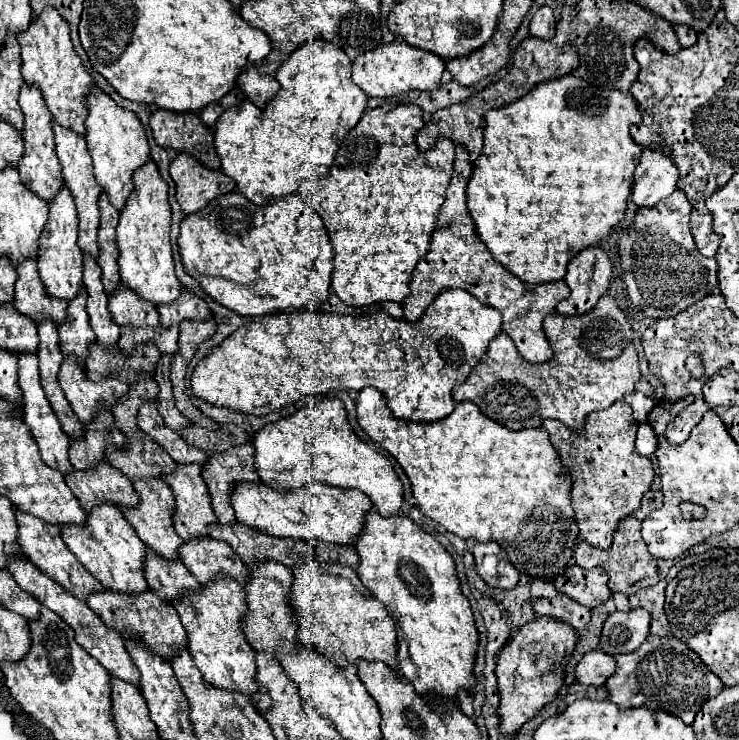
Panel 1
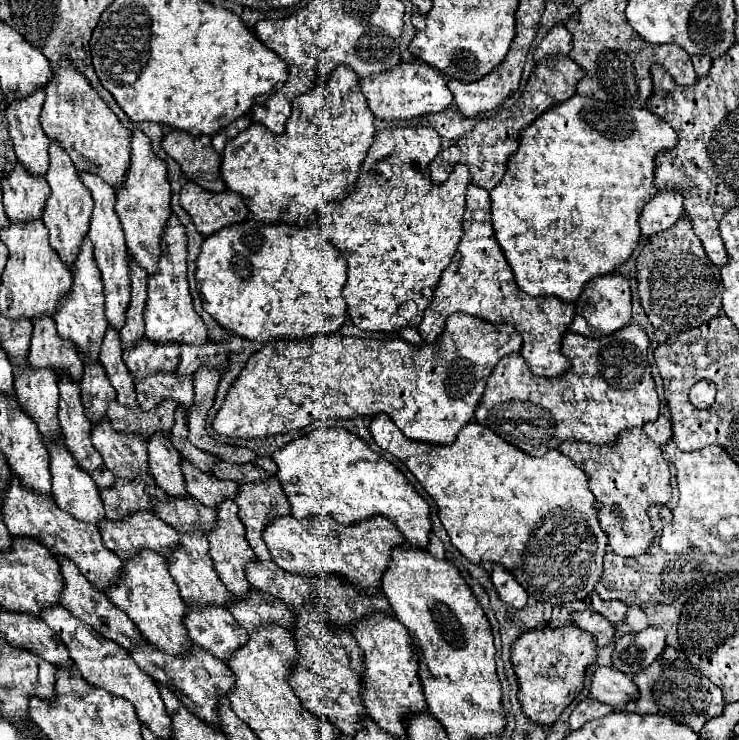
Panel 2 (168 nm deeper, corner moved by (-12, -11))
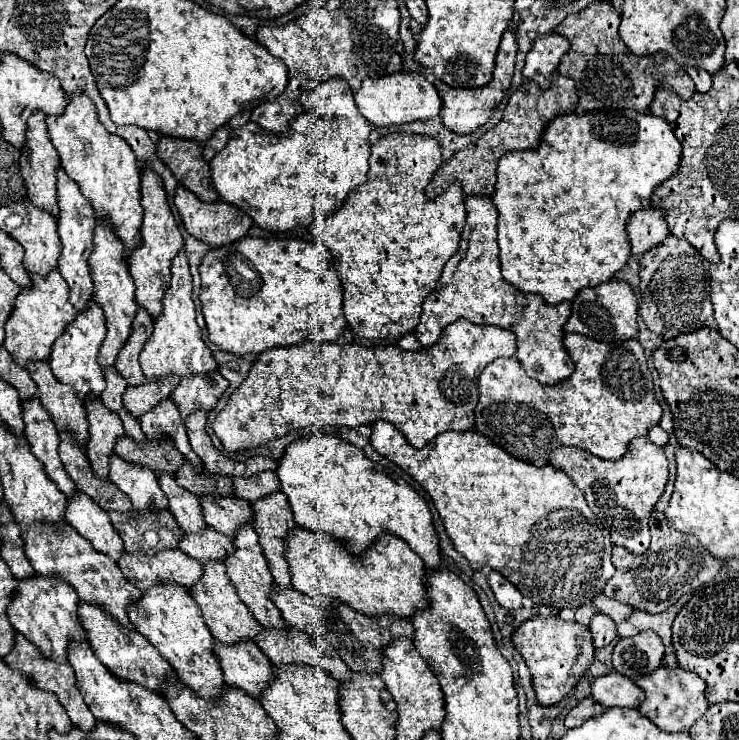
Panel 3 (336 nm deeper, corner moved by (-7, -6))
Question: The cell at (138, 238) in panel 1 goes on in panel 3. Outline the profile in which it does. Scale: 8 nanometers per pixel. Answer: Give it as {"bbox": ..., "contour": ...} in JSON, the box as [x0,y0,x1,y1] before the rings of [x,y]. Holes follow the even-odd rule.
{"bbox":[139,250,217,382],"contour":[[[183,250],[173,260],[171,272],[173,272],[173,280],[171,280],[171,288],[165,292],[165,298],[163,298],[163,314],[155,320],[155,330],[151,338],[147,340],[141,352],[141,358],[139,358],[141,370],[151,382],[157,382],[163,376],[187,378],[195,374],[203,376],[203,374],[217,370],[217,362],[211,356],[211,350],[203,344],[201,328],[195,322],[195,304],[191,300],[193,282],[191,282],[189,264],[187,264]]]}

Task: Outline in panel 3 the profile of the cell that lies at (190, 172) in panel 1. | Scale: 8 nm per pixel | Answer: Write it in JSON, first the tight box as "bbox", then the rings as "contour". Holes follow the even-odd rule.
{"bbox":[175,186,253,248],"contour":[[[177,186],[175,206],[177,206],[179,214],[181,214],[181,220],[183,220],[183,224],[185,224],[185,230],[187,230],[193,238],[197,238],[197,240],[201,240],[201,242],[205,242],[205,244],[209,244],[209,246],[213,246],[213,248],[231,244],[231,242],[247,236],[247,232],[249,232],[249,228],[251,228],[251,224],[253,224],[251,218],[249,218],[247,214],[243,214],[237,206],[227,204],[227,202],[221,202],[221,200],[219,200],[219,202],[213,202],[213,204],[205,204],[205,202],[201,202],[193,192],[189,192],[189,190],[183,188],[183,186]]]}

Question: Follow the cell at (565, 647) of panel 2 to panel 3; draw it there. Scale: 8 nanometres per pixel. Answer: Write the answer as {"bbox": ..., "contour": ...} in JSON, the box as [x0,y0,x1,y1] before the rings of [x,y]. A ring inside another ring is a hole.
{"bbox":[513,616,595,706],"contour":[[[533,616],[525,620],[513,632],[513,646],[521,652],[521,656],[529,666],[537,700],[543,706],[561,702],[575,688],[579,678],[585,674],[595,654],[591,632],[581,624],[573,620],[571,622],[561,620],[559,616],[547,616],[547,618]]]}

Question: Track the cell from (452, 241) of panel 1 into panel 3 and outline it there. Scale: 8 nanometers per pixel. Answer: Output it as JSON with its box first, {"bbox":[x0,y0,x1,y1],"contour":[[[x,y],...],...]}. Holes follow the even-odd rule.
{"bbox":[415,196,575,386],"contour":[[[467,196],[467,224],[461,234],[461,244],[455,256],[443,268],[443,274],[435,290],[425,298],[421,322],[415,328],[415,336],[423,348],[433,346],[443,328],[459,318],[473,324],[493,324],[511,330],[517,336],[517,360],[527,376],[539,380],[543,386],[555,386],[571,376],[575,370],[563,346],[563,326],[571,314],[569,302],[547,306],[539,294],[525,294],[503,280],[499,268],[497,248],[497,210],[487,196]]]}

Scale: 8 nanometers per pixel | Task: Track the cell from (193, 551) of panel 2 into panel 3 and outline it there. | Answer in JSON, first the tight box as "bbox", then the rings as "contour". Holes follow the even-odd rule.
{"bbox":[189,562,263,646],"contour":[[[209,562],[207,566],[203,566],[201,580],[189,592],[191,592],[193,600],[199,604],[203,618],[205,618],[205,624],[211,628],[211,634],[215,636],[215,640],[231,646],[235,642],[255,640],[255,636],[263,630],[263,626],[253,618],[249,608],[237,596],[233,582],[227,578],[227,568],[221,562]]]}

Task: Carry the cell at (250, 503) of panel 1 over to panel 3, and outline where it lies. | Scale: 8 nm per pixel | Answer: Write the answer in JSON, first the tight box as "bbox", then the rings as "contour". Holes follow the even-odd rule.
{"bbox":[285,528,427,620],"contour":[[[295,528],[285,554],[291,570],[293,586],[309,596],[329,596],[349,604],[353,610],[365,616],[391,614],[409,620],[419,610],[427,610],[423,560],[397,536],[383,534],[369,546],[361,558],[349,554],[335,538],[327,534],[311,532],[307,528]]]}

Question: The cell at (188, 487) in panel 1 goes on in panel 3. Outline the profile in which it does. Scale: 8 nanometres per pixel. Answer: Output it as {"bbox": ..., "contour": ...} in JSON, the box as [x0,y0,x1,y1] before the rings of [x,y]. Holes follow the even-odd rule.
{"bbox":[225,526,287,628],"contour":[[[243,526],[237,530],[235,536],[235,548],[237,554],[227,556],[225,566],[227,566],[227,574],[231,578],[231,582],[237,588],[239,598],[247,604],[247,608],[251,610],[251,614],[257,618],[257,622],[265,628],[287,628],[287,622],[283,622],[283,616],[279,614],[279,608],[271,602],[271,594],[275,592],[275,580],[271,578],[271,570],[267,566],[267,560],[263,556],[263,548],[259,544],[259,536],[253,530],[253,526]]]}

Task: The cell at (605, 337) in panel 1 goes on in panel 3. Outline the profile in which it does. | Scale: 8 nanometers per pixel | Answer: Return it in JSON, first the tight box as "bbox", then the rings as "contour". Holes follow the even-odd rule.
{"bbox":[475,334,663,466],"contour":[[[565,334],[565,348],[575,362],[575,372],[557,386],[539,386],[521,368],[515,356],[497,358],[479,376],[479,404],[475,408],[475,430],[491,438],[495,446],[523,458],[523,462],[535,462],[535,466],[547,466],[549,454],[555,446],[577,446],[593,456],[609,456],[613,460],[627,454],[627,446],[633,438],[645,436],[651,426],[657,426],[663,408],[655,398],[653,378],[647,366],[647,356],[639,340],[603,344],[581,334]]]}

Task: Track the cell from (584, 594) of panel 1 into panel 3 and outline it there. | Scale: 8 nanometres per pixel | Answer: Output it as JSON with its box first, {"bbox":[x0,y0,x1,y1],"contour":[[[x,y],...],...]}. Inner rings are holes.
{"bbox":[595,594,633,622],"contour":[[[599,594],[595,600],[595,606],[597,606],[597,610],[599,612],[603,612],[603,614],[607,614],[613,622],[623,622],[623,620],[627,620],[629,616],[631,616],[631,612],[633,612],[633,608],[631,606],[627,606],[627,604],[619,604],[617,600],[611,600],[611,598],[607,598],[605,594]]]}

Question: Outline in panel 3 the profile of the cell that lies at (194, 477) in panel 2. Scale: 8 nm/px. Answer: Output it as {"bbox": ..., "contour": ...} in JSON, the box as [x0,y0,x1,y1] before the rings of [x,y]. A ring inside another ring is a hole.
{"bbox":[201,496,253,538],"contour":[[[203,496],[201,498],[203,516],[209,526],[215,530],[223,530],[223,534],[235,538],[235,530],[239,526],[253,522],[253,508],[249,502],[241,502],[239,498],[221,498],[221,496]]]}

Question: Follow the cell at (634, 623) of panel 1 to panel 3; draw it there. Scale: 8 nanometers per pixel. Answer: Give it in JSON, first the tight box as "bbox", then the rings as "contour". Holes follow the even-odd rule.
{"bbox":[613,630,665,680],"contour":[[[647,630],[633,638],[621,638],[613,650],[613,666],[619,674],[635,680],[643,674],[651,674],[663,662],[665,646],[661,638]]]}

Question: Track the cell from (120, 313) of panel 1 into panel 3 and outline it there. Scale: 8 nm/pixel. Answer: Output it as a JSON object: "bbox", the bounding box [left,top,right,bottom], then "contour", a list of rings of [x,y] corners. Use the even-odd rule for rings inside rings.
{"bbox":[123,376,179,418],"contour":[[[165,376],[161,382],[149,382],[145,380],[143,386],[129,386],[123,394],[123,406],[131,412],[133,418],[141,418],[147,410],[151,410],[161,400],[167,400],[171,396],[171,390],[179,386],[179,376]]]}

